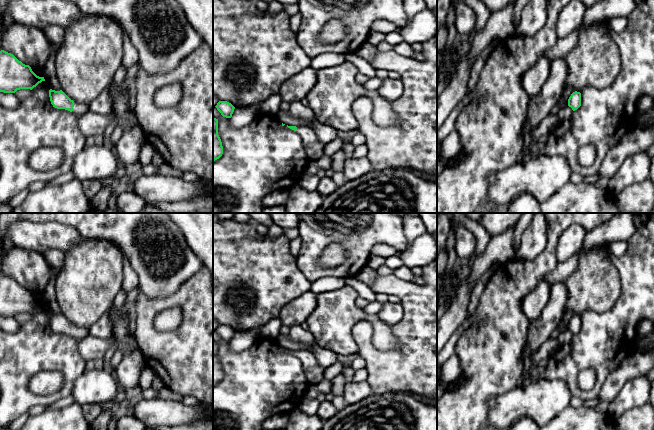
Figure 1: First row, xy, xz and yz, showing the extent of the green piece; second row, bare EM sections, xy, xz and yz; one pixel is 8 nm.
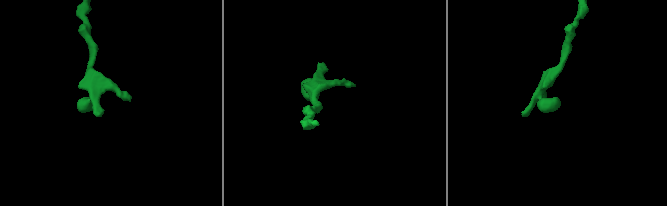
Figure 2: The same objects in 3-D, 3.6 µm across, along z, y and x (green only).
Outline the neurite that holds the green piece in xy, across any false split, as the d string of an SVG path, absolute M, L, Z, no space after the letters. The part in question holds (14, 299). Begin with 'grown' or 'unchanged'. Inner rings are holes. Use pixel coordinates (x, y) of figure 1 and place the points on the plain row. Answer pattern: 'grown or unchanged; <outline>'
unchanged; M0 275L0 316L32 314L42 305L45 305L44 301L37 300L29 289L23 288L11 277Z

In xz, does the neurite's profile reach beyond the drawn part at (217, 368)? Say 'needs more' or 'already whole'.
already whole

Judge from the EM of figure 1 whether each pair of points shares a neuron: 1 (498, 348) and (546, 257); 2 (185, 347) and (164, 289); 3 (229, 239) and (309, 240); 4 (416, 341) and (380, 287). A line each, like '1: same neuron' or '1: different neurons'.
1: same neuron
2: different neurons
3: different neurons
4: same neuron

